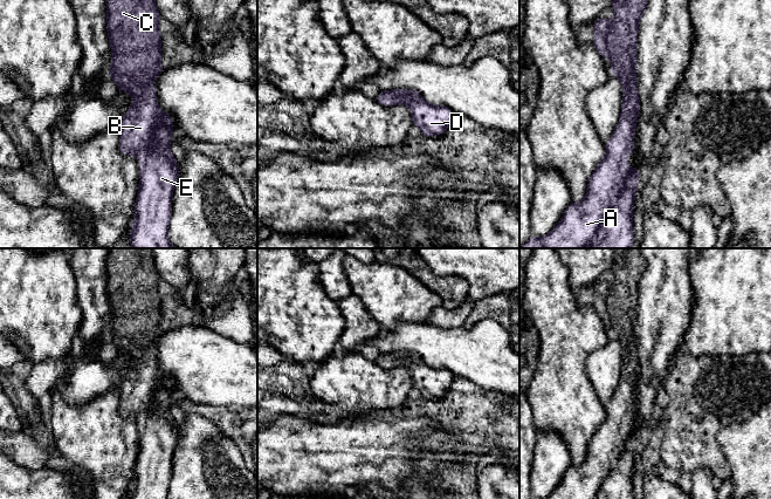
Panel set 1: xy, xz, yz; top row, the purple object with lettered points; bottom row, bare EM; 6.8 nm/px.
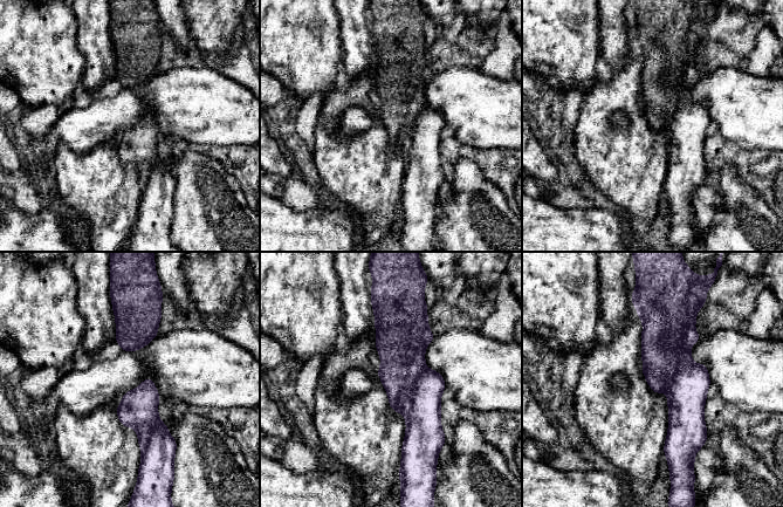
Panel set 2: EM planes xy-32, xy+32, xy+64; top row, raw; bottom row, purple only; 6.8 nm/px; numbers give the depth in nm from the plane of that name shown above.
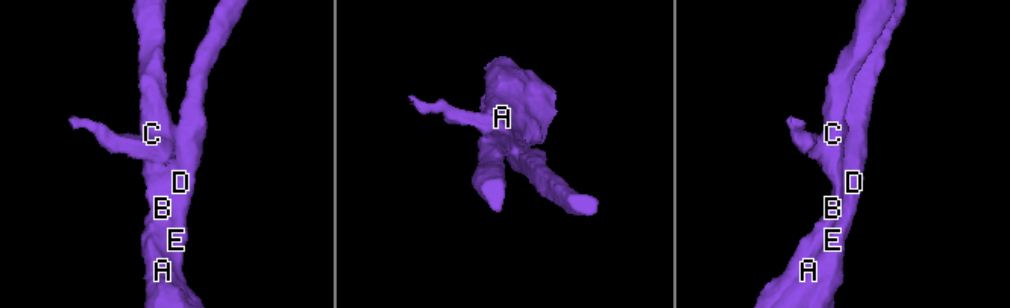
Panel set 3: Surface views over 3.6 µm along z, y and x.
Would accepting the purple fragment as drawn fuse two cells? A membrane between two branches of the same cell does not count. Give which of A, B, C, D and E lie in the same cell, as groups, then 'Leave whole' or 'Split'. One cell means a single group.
Groups: A B C D E. Leave whole

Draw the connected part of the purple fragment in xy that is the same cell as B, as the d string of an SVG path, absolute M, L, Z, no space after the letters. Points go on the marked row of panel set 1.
M106 0L106 29L112 55L109 75L118 91L128 91L133 98L133 105L119 124L119 150L123 155L136 156L140 162L139 189L130 232L132 248L177 248L167 238L172 196L179 176L178 164L170 149L173 119L159 110L153 87L154 78L165 70L159 62L159 19L154 0Z

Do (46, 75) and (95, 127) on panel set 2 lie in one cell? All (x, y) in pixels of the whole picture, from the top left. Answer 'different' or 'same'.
different

